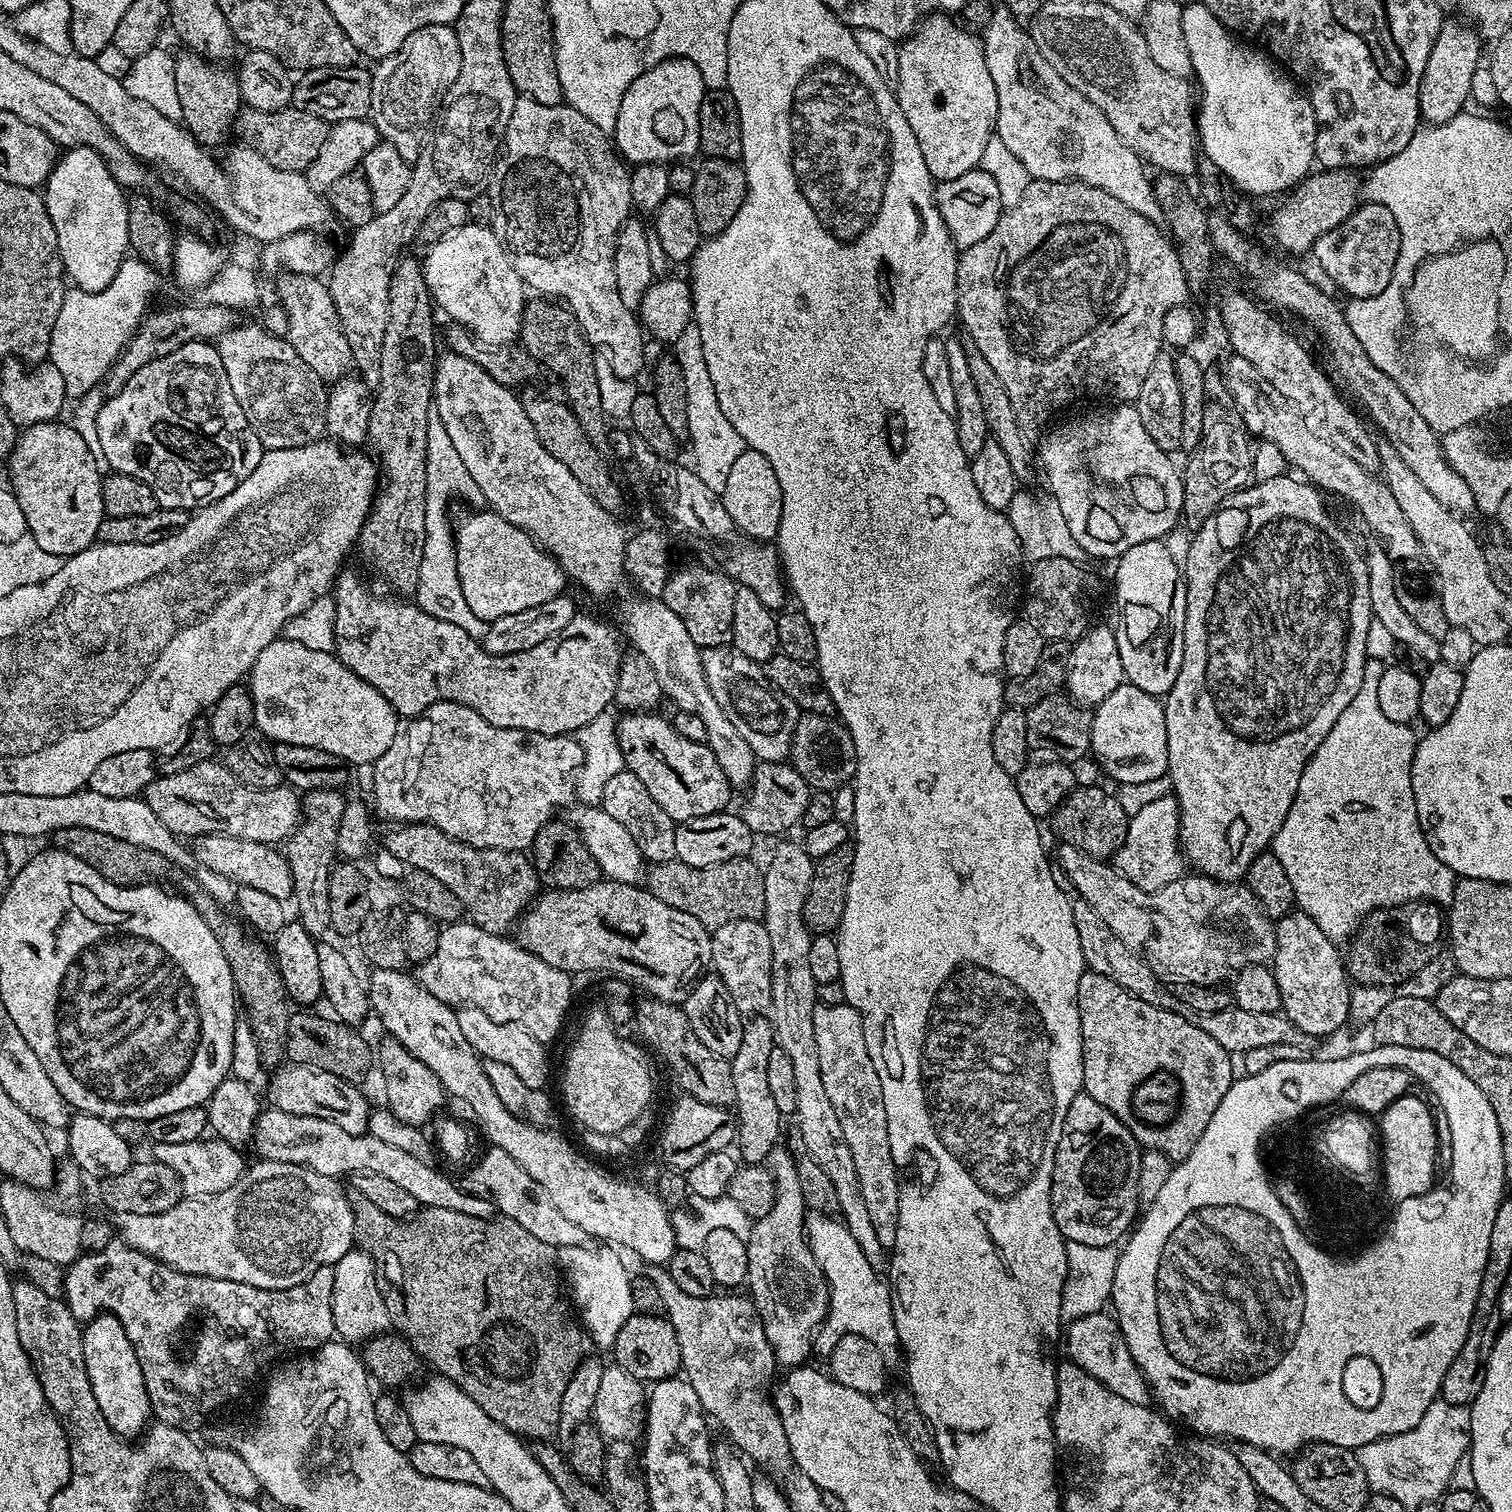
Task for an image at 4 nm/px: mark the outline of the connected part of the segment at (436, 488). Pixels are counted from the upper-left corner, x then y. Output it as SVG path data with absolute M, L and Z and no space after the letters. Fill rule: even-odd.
M453 455L450 462L452 465L444 464L440 468L440 477L433 479L430 484L430 490L426 494L426 546L422 550L422 566L420 567L420 581L416 587L414 597L415 603L420 605L422 611L426 614L434 614L434 618L442 618L446 622L454 622L458 626L462 626L462 630L466 630L466 634L477 638L483 638L488 633L489 621L478 618L474 614L474 610L470 610L470 605L466 603L466 598L462 598L462 586L458 582L458 566L456 565L456 537L454 535L453 521L448 521L448 512L444 507L448 504L448 496L452 496L457 492L464 500L481 499L478 486L474 482L474 478L470 478L470 474L466 470L466 466L462 466L462 458Z

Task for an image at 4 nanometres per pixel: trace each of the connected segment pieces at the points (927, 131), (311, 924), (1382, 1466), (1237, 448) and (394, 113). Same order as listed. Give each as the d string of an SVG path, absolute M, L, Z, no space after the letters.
M929 14L916 25L915 32L899 45L898 82L894 85L896 101L918 138L922 158L926 158L926 170L930 170L933 181L962 178L970 170L980 167L982 150L996 131L998 118L998 90L994 90L994 78L986 70L986 54L979 35L967 32L948 14Z
M327 788L326 790L314 790L313 792L303 793L302 796L302 819L299 828L288 837L283 845L282 851L288 858L288 865L294 878L292 896L296 900L298 919L306 930L317 938L323 937L322 934L331 929L330 922L330 874L338 860L336 843L338 842L338 822L342 822L342 810L346 803L346 796L343 791Z
M1437 1398L1430 1406L1430 1410L1422 1414L1422 1419L1418 1422L1418 1426L1414 1426L1414 1430L1406 1430L1402 1434L1393 1436L1383 1436L1380 1440L1366 1442L1366 1446L1355 1449L1358 1463L1362 1466L1362 1470L1366 1470L1366 1482L1369 1489L1382 1496L1393 1496L1395 1500L1402 1502L1402 1506L1410 1510L1431 1500L1439 1501L1449 1491L1448 1483L1457 1475L1455 1466L1458 1460L1468 1455L1468 1449L1472 1443L1470 1438L1471 1413L1469 1405L1451 1404L1442 1398Z
M1205 371L1204 374L1204 409L1202 410L1202 438L1196 448L1191 449L1188 465L1183 465L1184 501L1182 502L1183 527L1189 528L1189 533L1194 534L1204 523L1220 508L1221 504L1239 492L1241 488L1247 488L1254 476L1254 457L1252 458L1252 443L1254 437L1248 427L1242 422L1242 418L1236 409L1236 399L1230 394L1230 390L1224 384L1224 377L1219 371Z
M435 24L434 26L422 26L422 30L414 30L414 34L410 34L410 38L402 42L397 52L384 57L375 65L376 68L372 72L370 119L381 141L395 147L400 152L401 158L407 162L414 162L420 157L421 149L426 144L426 137L444 103L444 95L458 78L461 62L462 54L458 46L455 27L450 24Z

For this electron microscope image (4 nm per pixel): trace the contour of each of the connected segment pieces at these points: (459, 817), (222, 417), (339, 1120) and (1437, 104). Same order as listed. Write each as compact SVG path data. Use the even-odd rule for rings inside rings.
M447 700L430 706L420 716L413 716L403 721L402 727L396 733L394 742L390 742L390 750L386 750L386 754L382 754L382 758L378 758L371 769L371 772L373 771L372 792L376 795L377 805L375 804L375 807L378 812L378 807L380 807L381 814L386 819L392 820L390 822L432 824L444 831L446 835L464 843L473 844L474 847L524 852L531 849L534 838L538 834L538 830L542 830L544 823L557 815L556 808L567 809L577 799L576 779L580 774L583 762L582 746L579 745L575 735L547 736L546 734L534 734L526 730L499 728L490 722L486 722L486 718L482 718L482 714L478 714L470 706Z
M192 340L188 344L183 344L178 350L142 366L142 370L138 370L138 374L134 374L134 378L130 378L118 394L109 396L103 401L101 409L98 410L97 426L99 441L102 442L103 453L109 462L111 471L130 474L134 478L146 482L146 486L150 486L150 490L154 490L154 498L161 508L199 510L205 504L213 504L216 500L226 498L226 494L230 494L230 490L234 490L246 477L254 474L258 462L266 451L258 434L254 434L246 414L242 414L242 406L238 406L238 398L234 398L234 390L230 390L230 382L226 378L226 370L222 370L222 358L218 354L215 343L202 340Z
M285 1063L271 1073L272 1081L268 1084L268 1101L271 1107L295 1116L326 1118L332 1120L346 1134L365 1135L370 1128L370 1107L359 1083L338 1078L330 1070L318 1070L318 1066Z
M1445 19L1441 23L1438 38L1431 47L1422 82L1419 84L1420 117L1425 123L1445 124L1467 107L1471 99L1472 75L1482 60L1480 47L1482 41L1474 28L1456 20Z

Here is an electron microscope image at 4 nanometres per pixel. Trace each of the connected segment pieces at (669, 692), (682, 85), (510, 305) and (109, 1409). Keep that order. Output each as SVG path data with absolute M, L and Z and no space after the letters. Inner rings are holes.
M636 594L633 600L624 604L624 622L628 626L626 640L633 644L635 651L650 662L654 674L660 683L661 693L668 696L677 705L681 712L698 714L706 725L708 735L707 746L718 758L718 766L722 766L722 774L726 774L728 783L733 789L747 789L752 779L752 773L758 763L756 756L750 750L746 738L742 738L739 728L736 727L735 719L724 713L718 697L712 693L712 684L704 673L704 660L702 650L690 638L682 618L666 606L663 599L653 598L648 594Z
M674 56L671 60L658 62L646 74L634 78L622 98L622 106L618 106L618 122L614 133L614 147L629 165L663 164L671 165L673 162L684 162L688 156L700 152L700 131L698 130L698 114L705 94L704 79L690 62L681 56Z
M469 222L434 242L425 252L428 253L422 256L422 263L428 292L435 307L439 311L441 308L449 316L449 321L464 325L482 345L510 344L519 337L520 319L526 303L526 285L514 270L512 257L500 245L491 227Z
M102 1312L87 1321L82 1331L82 1358L86 1358L86 1374L90 1374L90 1386L102 1418L122 1437L143 1437L153 1419L152 1403L142 1378L142 1366L138 1366L138 1354L134 1354L122 1322L112 1312Z

